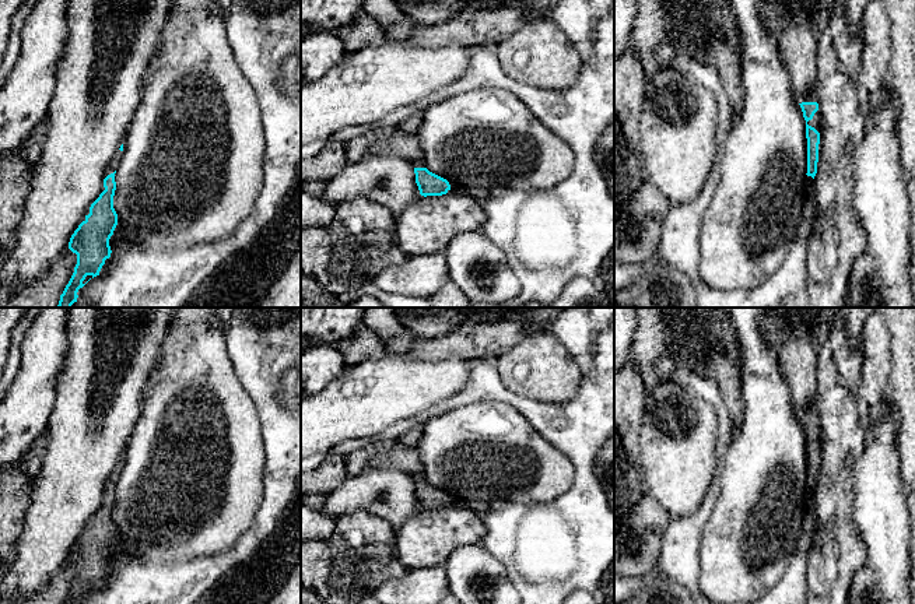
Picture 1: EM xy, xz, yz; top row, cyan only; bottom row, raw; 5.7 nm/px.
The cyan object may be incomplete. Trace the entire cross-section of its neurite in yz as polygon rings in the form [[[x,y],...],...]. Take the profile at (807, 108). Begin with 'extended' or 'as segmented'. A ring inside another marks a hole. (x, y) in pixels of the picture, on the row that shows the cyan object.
extended; [[[816,88],[807,95],[799,98],[799,105],[806,120],[807,138],[807,173],[806,173],[806,196],[813,192],[813,182],[817,173],[817,162],[821,152],[820,144],[820,112],[818,95]]]

